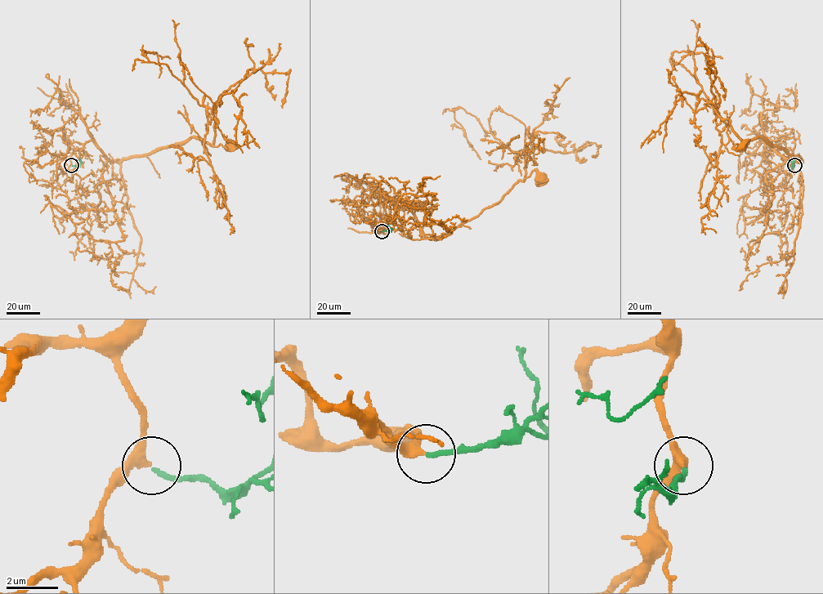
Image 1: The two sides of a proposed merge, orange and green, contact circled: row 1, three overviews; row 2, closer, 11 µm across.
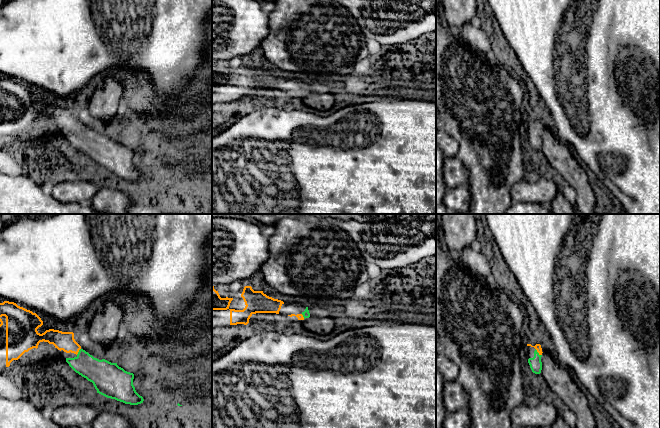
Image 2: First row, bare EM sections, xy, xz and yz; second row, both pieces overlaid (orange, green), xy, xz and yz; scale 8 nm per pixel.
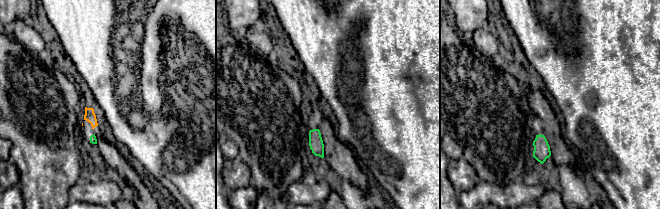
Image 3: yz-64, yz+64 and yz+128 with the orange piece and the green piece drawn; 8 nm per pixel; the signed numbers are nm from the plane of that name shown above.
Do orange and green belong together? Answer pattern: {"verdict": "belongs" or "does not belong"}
{"verdict": "belongs"}

